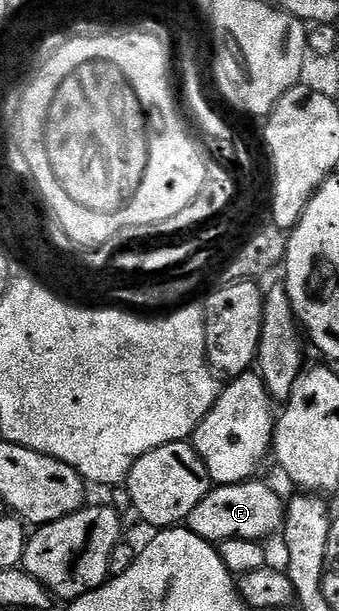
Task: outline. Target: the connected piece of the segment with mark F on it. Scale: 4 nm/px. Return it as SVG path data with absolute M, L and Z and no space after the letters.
M256 482L213 486L208 495L198 501L198 505L194 505L194 509L189 513L186 520L188 530L213 545L219 545L225 539L264 541L267 540L267 535L272 535L275 531L277 534L284 526L285 500L276 496L274 488Z

